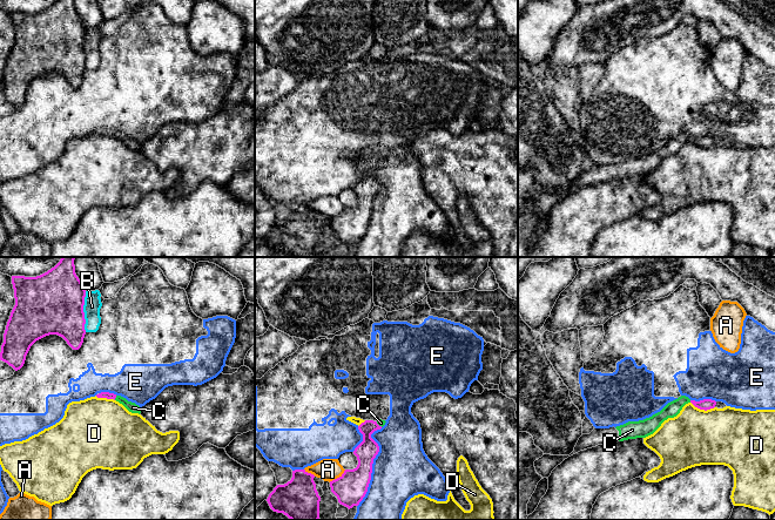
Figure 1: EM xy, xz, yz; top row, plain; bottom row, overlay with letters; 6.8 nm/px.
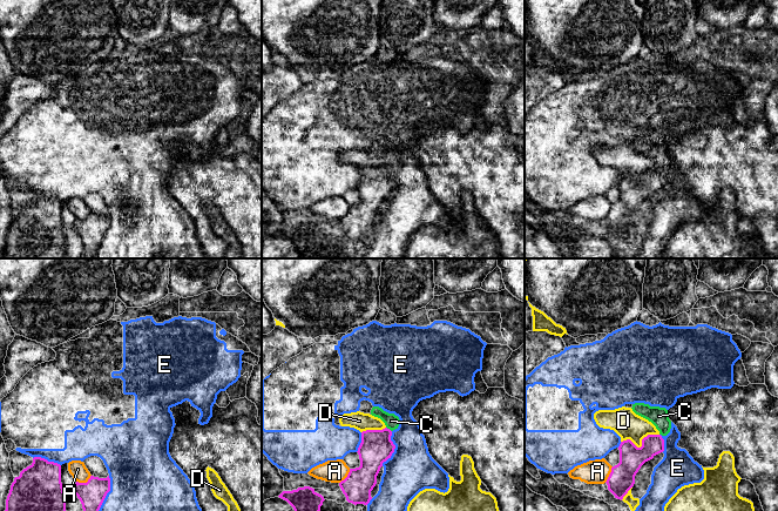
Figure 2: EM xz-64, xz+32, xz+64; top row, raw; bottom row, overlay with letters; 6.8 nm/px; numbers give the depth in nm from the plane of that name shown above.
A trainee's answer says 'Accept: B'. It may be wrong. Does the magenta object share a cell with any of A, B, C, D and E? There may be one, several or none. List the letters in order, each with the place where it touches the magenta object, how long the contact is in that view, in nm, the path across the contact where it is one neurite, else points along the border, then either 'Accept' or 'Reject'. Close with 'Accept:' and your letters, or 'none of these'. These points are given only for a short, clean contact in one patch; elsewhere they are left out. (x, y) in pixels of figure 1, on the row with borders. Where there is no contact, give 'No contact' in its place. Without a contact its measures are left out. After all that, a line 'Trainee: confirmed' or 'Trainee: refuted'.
A: Touches magenta at xz (337, 478). Shared border 150 nm. Reject
B: Touches magenta at xy (82, 311). Shared border 280 nm. Reject
C: Touches magenta at xy (115, 397). Shared border 40 nm. Path across: xy (103, 394), (115, 397), (133, 407). Accept
D: Touches magenta at yz (702, 409). Shared border 170 nm. Reject
E: Touches magenta at xz (371, 465). Shared border 550 nm. Reject
Accept: C
Trainee: refuted

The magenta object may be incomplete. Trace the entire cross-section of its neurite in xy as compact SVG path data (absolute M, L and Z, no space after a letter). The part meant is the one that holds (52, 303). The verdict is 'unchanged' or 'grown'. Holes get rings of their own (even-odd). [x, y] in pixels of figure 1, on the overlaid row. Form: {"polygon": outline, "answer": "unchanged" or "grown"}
{"polygon": "M62 257L54 268L36 277L12 276L15 305L4 333L0 360L15 371L23 366L31 346L46 336L58 335L73 350L81 347L86 335L86 290L75 273L74 259L75 257Z", "answer": "unchanged"}

